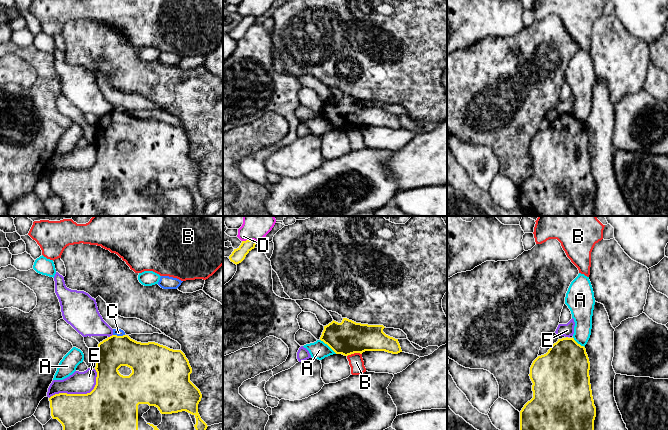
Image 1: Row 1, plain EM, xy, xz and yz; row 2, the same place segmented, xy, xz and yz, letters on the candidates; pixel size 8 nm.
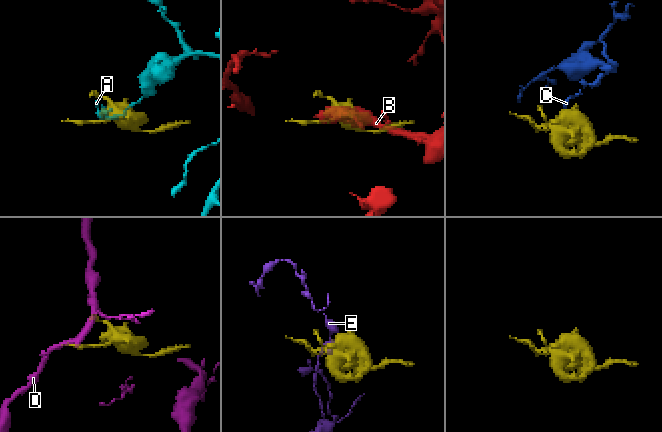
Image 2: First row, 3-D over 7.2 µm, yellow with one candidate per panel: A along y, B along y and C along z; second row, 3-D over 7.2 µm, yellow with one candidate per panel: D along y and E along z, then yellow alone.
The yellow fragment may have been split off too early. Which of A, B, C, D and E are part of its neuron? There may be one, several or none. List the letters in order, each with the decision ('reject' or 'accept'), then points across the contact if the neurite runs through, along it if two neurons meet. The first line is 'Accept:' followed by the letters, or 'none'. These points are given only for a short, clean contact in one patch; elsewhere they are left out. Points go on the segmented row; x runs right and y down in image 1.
Accept: none
A: reject
B: reject
C: reject
D: reject
E: reject

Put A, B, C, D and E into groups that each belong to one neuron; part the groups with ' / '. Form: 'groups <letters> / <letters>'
groups A / B / C / D / E

